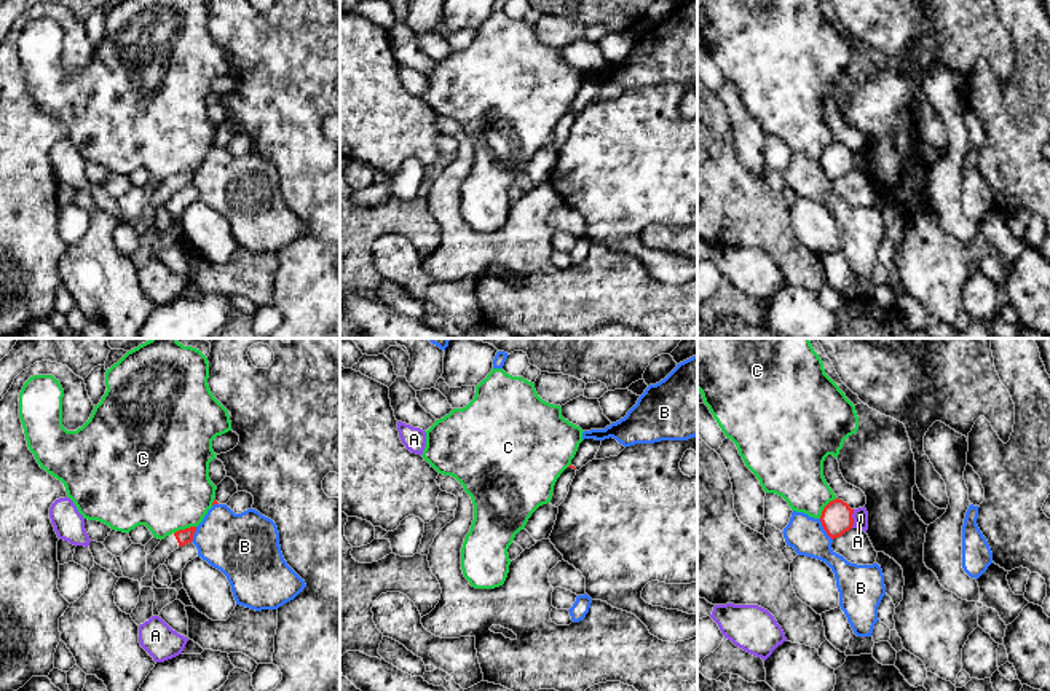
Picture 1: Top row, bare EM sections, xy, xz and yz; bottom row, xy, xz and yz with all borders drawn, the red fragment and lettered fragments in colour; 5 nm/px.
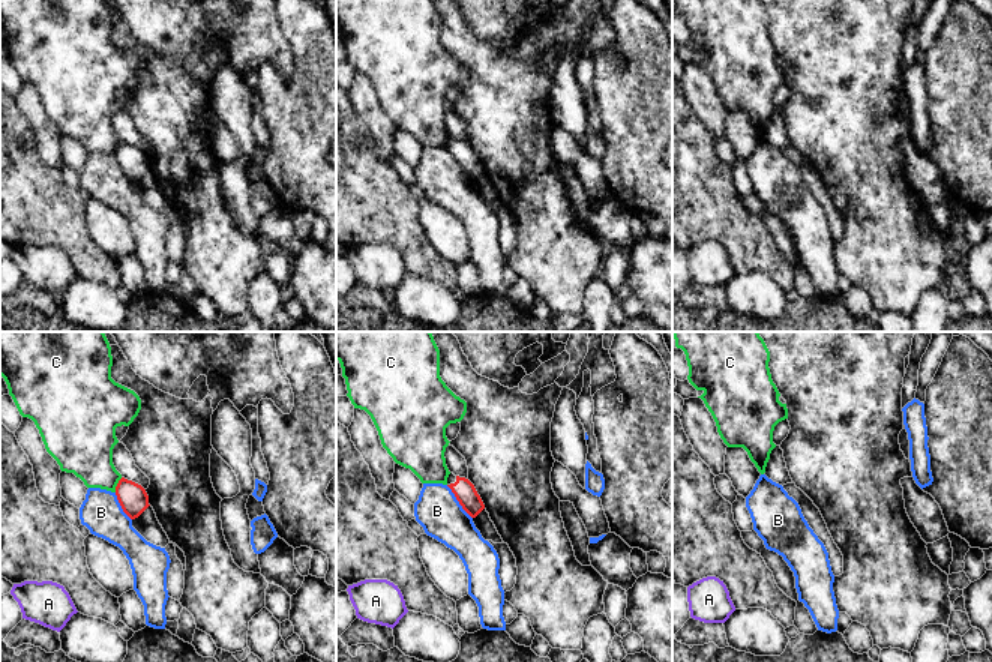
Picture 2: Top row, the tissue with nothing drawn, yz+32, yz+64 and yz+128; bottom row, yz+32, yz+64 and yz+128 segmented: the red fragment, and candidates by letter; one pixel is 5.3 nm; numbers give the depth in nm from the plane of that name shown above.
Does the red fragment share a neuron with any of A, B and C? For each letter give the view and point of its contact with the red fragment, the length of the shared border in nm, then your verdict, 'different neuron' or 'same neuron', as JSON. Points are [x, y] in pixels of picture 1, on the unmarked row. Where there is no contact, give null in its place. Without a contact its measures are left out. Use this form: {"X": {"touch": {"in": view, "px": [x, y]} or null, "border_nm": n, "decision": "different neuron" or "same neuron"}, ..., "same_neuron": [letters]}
{"A": {"touch": {"in": "yz", "px": [852, 161]}, "border_nm": 100, "decision": "different neuron"}, "B": {"touch": {"in": "yz", "px": [824, 171]}, "border_nm": 130, "decision": "different neuron"}, "C": {"touch": {"in": "yz", "px": [825, 149]}, "border_nm": 140, "decision": "different neuron"}, "same_neuron": []}

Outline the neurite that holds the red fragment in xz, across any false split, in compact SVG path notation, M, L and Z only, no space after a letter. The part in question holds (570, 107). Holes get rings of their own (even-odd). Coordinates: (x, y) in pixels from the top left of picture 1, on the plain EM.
M584 81L579 86L578 94L576 94L574 101L571 102L571 107L568 110L579 113L589 104L595 102L595 97L597 97L600 88L602 88L602 83Z

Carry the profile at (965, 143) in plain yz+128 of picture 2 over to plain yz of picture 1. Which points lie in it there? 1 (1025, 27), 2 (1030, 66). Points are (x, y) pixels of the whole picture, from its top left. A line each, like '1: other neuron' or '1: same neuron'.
1: same neuron
2: same neuron

